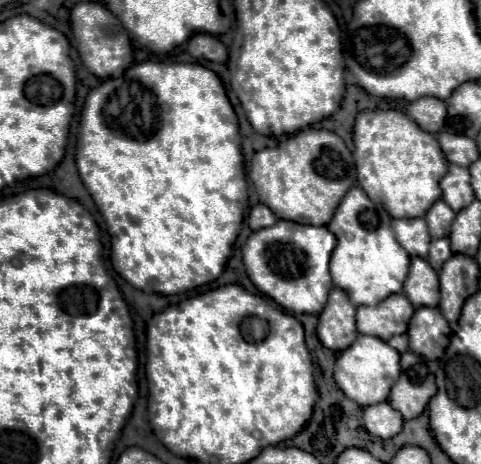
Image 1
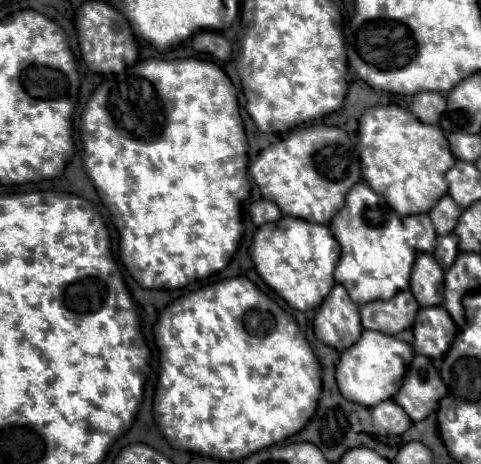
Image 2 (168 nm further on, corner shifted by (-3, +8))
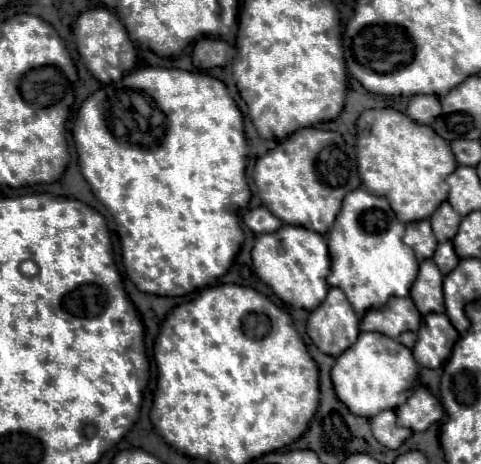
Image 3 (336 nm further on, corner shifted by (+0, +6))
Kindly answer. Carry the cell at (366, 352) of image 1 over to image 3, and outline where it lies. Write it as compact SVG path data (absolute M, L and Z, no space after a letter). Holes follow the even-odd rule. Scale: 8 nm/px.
M362 332L360 338L336 358L332 366L332 382L340 402L362 418L372 418L382 410L396 410L420 386L420 368L410 348L384 334Z

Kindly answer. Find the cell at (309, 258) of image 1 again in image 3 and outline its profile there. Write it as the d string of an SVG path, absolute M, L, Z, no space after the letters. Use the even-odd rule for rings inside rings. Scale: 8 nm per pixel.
M284 224L276 234L260 234L256 236L252 248L252 264L262 282L266 282L274 294L294 306L304 310L314 310L324 302L328 294L326 276L330 274L330 258L326 238L302 226L288 226Z

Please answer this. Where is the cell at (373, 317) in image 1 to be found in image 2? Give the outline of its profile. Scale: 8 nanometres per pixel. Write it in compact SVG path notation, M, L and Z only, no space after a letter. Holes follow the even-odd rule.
M403 290L403 292L397 292L391 300L367 302L359 310L361 310L363 328L395 336L401 330L411 328L411 324L415 322L419 304L411 294L411 290Z

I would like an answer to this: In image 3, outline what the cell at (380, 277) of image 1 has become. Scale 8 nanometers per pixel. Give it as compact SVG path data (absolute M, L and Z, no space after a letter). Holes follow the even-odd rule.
M356 188L346 194L342 210L328 232L330 274L328 284L342 288L352 302L358 316L364 316L372 308L384 306L392 296L404 298L410 294L420 260L412 254L412 248L404 244L406 224L400 222L386 198L374 196L364 188Z

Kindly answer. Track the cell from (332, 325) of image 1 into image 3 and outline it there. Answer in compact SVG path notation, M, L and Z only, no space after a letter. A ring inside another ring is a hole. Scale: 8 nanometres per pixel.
M330 288L328 298L308 318L308 336L320 352L336 358L356 342L360 334L358 322L344 292Z

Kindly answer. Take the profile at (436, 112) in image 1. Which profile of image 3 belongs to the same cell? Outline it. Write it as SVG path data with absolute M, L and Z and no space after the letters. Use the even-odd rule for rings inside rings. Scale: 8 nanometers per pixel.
M416 94L416 98L410 98L406 114L420 124L432 124L440 116L440 102L436 96Z

